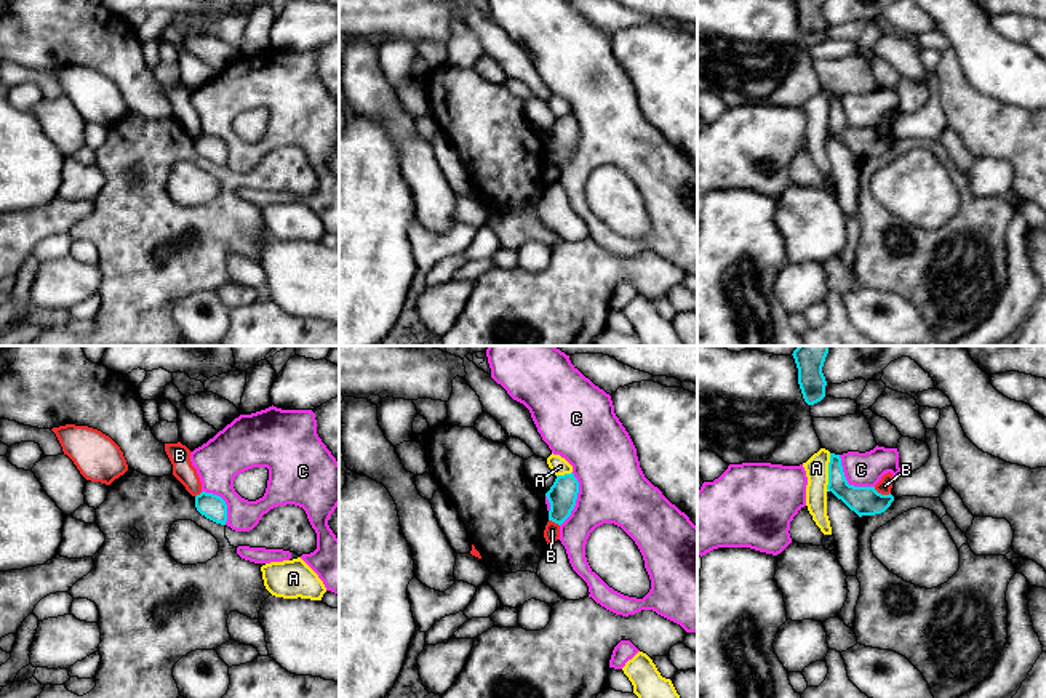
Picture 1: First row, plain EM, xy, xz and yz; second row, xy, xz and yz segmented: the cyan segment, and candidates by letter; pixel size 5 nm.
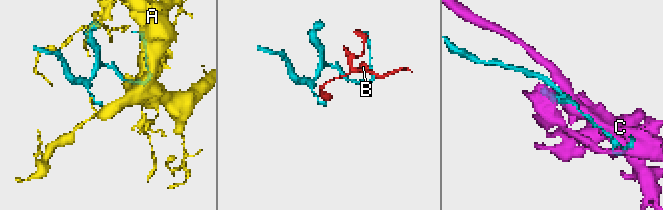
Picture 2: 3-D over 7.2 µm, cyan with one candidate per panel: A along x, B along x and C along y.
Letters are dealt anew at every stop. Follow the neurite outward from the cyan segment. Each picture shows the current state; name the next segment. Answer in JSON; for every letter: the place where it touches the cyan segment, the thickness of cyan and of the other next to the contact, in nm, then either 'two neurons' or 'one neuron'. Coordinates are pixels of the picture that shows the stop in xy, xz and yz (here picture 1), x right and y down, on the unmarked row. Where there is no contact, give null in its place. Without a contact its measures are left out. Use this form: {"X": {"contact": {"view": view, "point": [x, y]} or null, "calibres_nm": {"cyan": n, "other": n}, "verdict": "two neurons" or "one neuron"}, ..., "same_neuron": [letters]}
{"A": {"contact": {"view": "yz", "point": [829, 114]}, "calibres_nm": {"cyan": 140, "other": 120}, "verdict": "two neurons"}, "B": {"contact": {"view": "yz", "point": [880, 135]}, "calibres_nm": {"cyan": 140, "other": 70}, "verdict": "two neurons"}, "C": {"contact": {"view": "yz", "point": [846, 124]}, "calibres_nm": {"cyan": 140, "other": 180}, "verdict": "two neurons"}, "same_neuron": []}

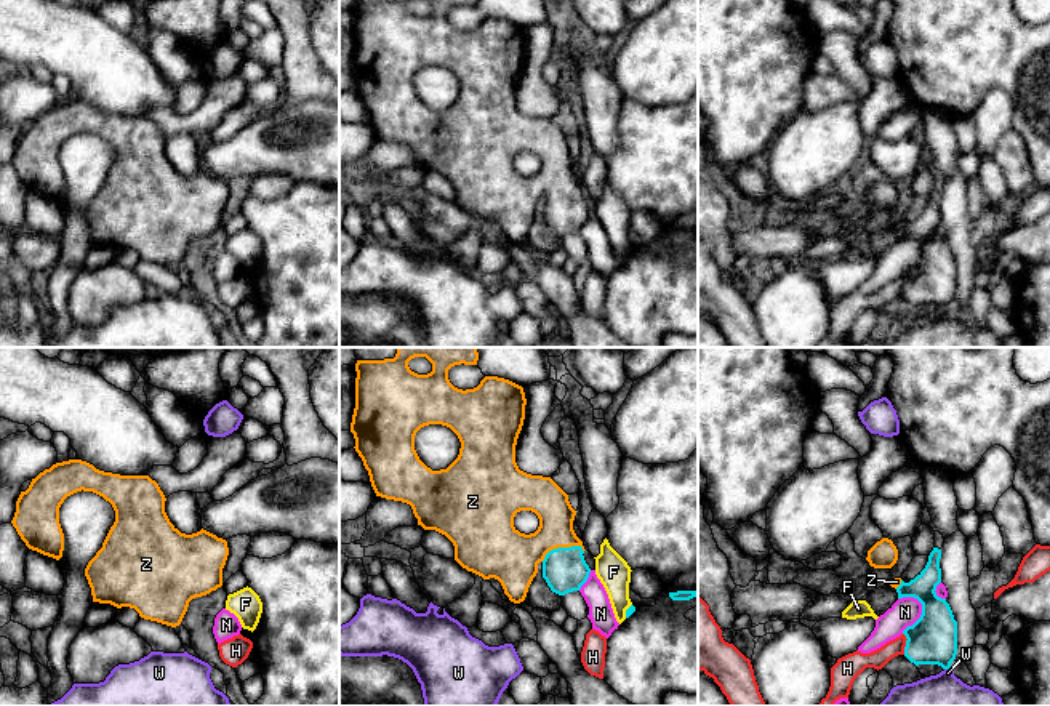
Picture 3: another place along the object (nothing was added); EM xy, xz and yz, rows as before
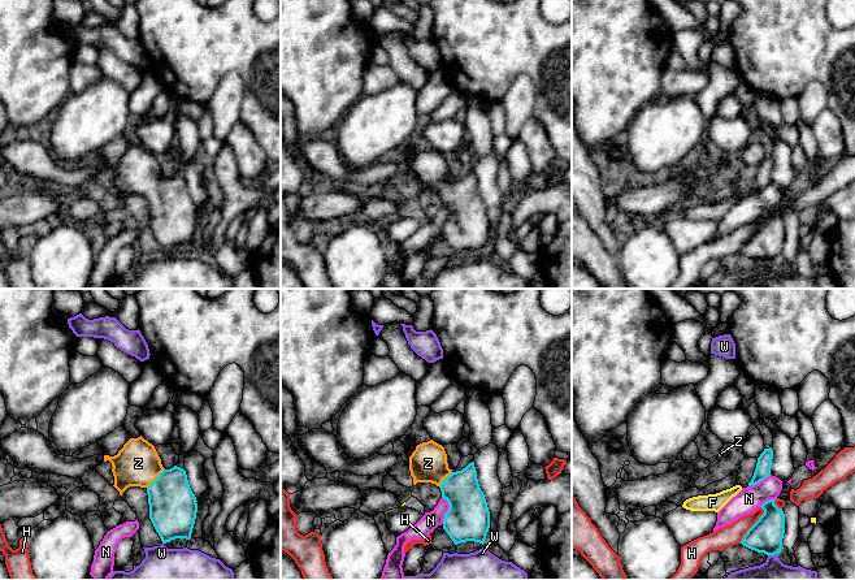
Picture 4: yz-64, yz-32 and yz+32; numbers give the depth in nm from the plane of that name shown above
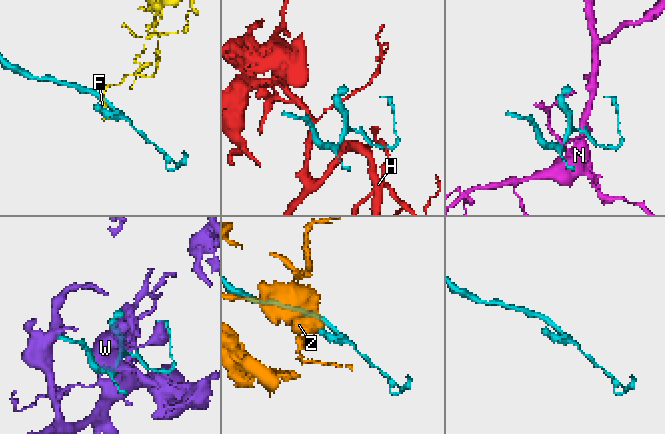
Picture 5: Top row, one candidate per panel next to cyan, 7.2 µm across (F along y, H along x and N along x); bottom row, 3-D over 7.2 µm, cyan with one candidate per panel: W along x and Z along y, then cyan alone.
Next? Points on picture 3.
{"F": {"contact": {"view": "xz", "point": [626, 252]}, "calibres_nm": {"cyan": 40, "other": 160}, "verdict": "two neurons"}, "H": {"contact": {"view": "yz", "point": [906, 285]}, "calibres_nm": {"cyan": 240, "other": 90}, "verdict": "two neurons"}, "N": {"contact": {"view": "yz", "point": [921, 256]}, "calibres_nm": {"cyan": 240, "other": 150}, "verdict": "two neurons"}, "W": {"contact": {"view": "yz", "point": [948, 309]}, "calibres_nm": {"cyan": 240, "other": 320}, "verdict": "two neurons"}, "Z": {"contact": {"view": "xz", "point": [561, 189]}, "calibres_nm": {"cyan": 220, "other": 260}, "verdict": "one neuron"}, "same_neuron": ["Z"]}

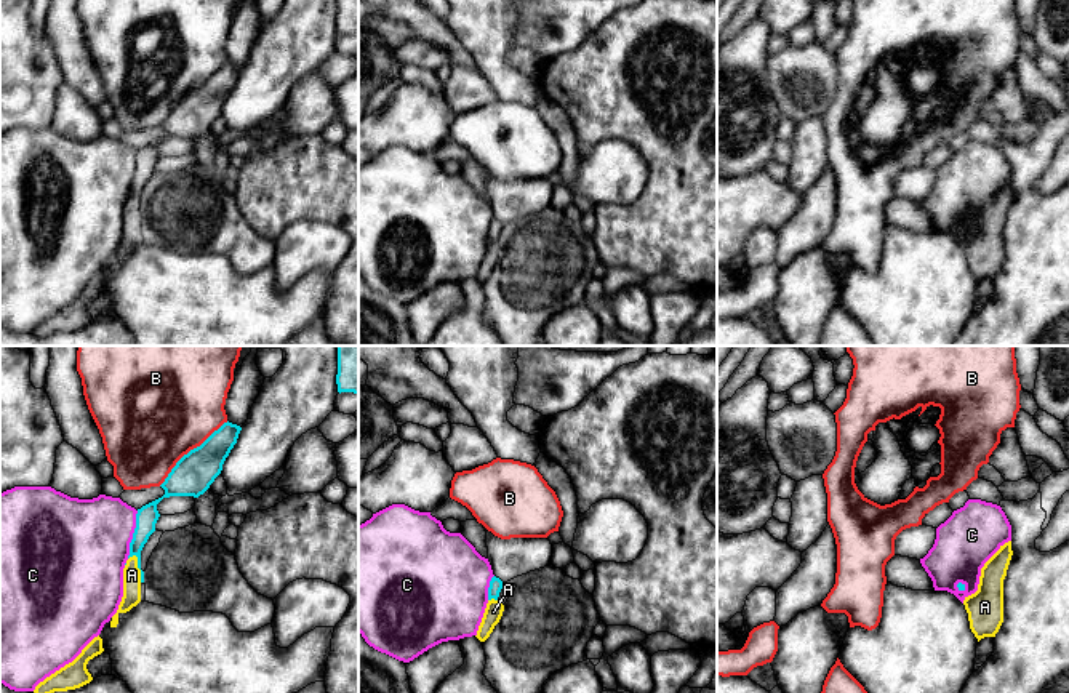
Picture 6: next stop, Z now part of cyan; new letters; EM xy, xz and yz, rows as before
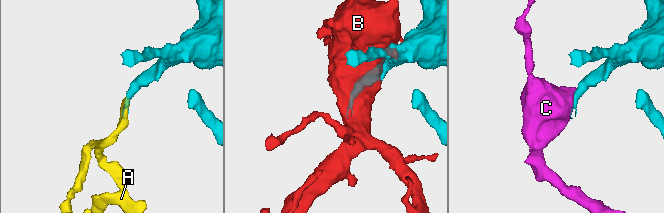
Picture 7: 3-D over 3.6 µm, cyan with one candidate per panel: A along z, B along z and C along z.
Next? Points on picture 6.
{"A": {"contact": {"view": "xy", "point": [138, 208]}, "calibres_nm": {"cyan": 110, "other": 100}, "verdict": "one neuron"}, "B": {"contact": {"view": "xy", "point": [191, 92]}, "calibres_nm": {"cyan": 200, "other": 500}, "verdict": "two neurons"}, "C": {"contact": {"view": "xy", "point": [133, 176]}, "calibres_nm": {"cyan": 110, "other": 440}, "verdict": "two neurons"}, "same_neuron": ["A"]}

